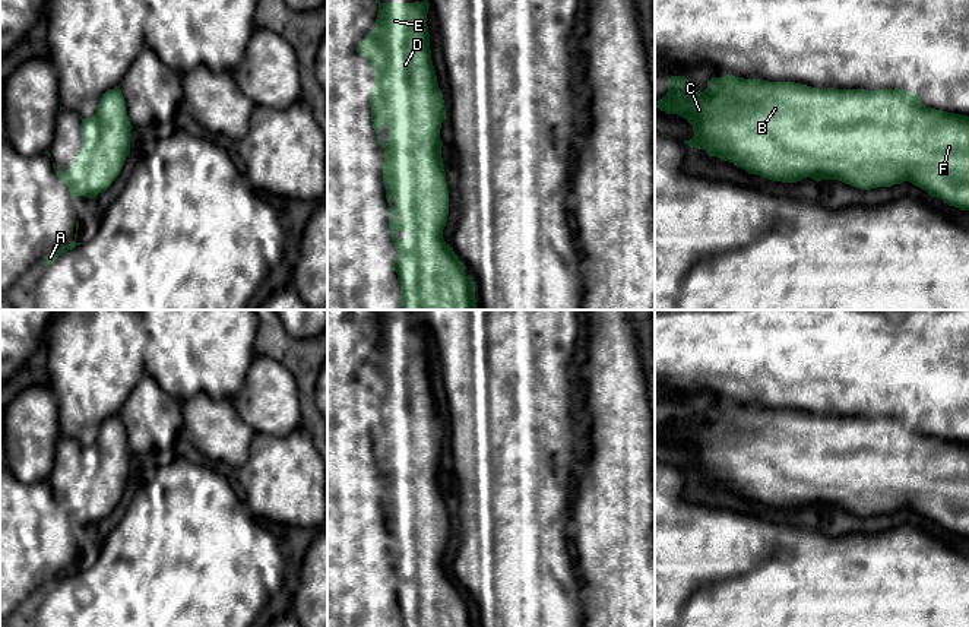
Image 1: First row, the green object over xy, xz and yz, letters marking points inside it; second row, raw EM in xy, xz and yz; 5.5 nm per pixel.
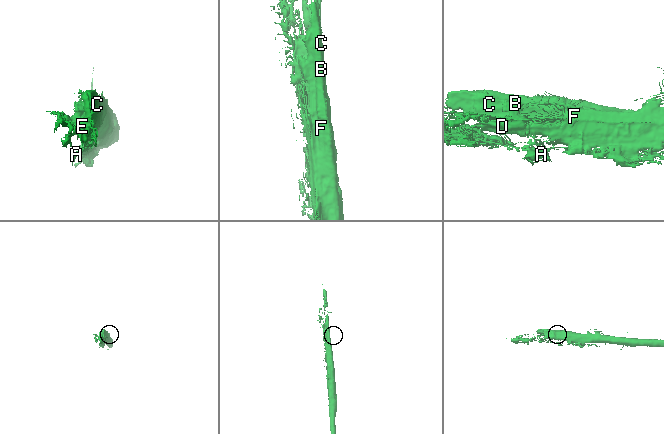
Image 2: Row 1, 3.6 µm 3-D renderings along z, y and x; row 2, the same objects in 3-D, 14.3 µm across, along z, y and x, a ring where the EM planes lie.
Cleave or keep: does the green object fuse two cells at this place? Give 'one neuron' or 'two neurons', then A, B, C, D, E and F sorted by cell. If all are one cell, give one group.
one neuron; groups A B C D E F

